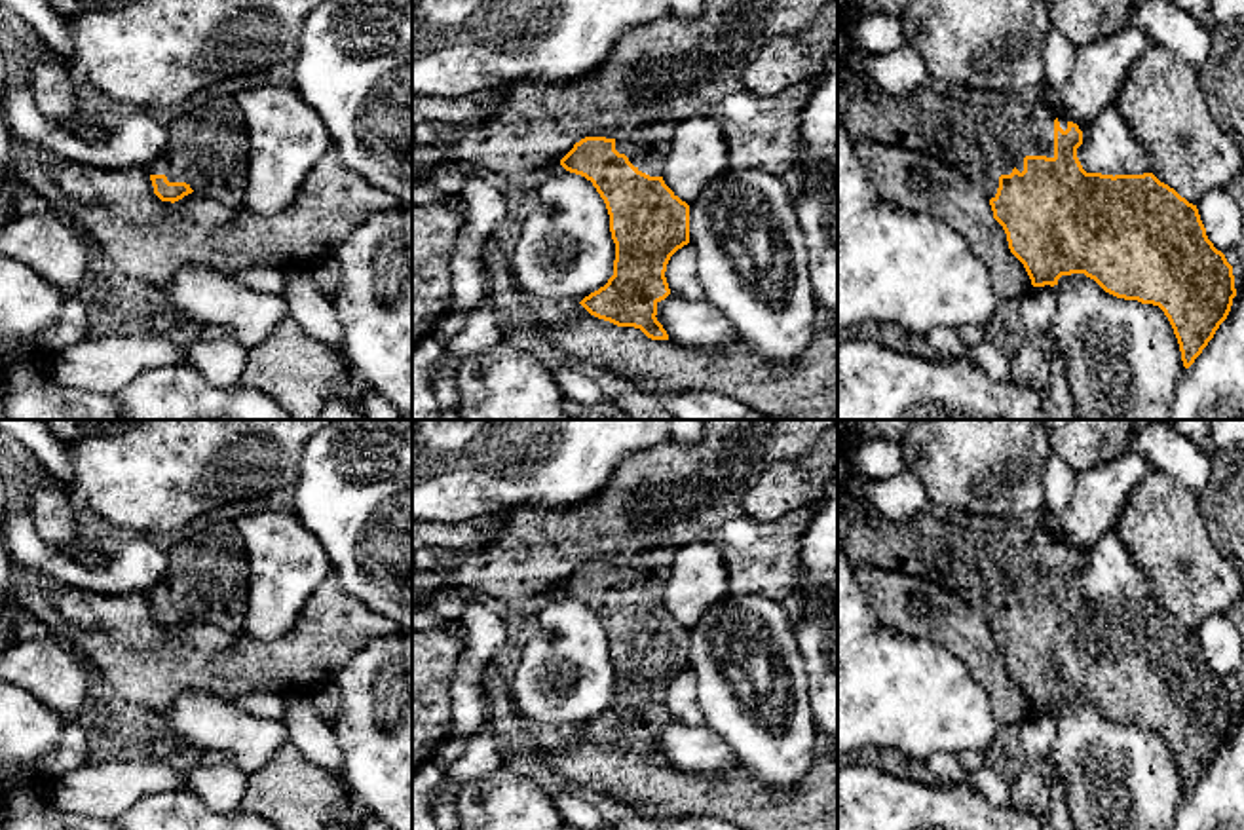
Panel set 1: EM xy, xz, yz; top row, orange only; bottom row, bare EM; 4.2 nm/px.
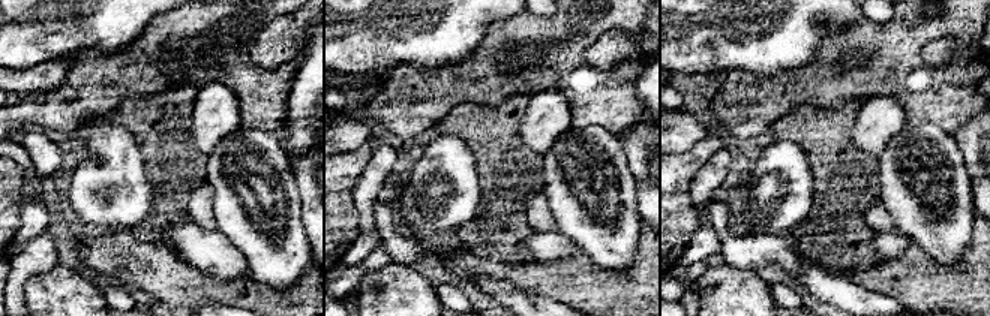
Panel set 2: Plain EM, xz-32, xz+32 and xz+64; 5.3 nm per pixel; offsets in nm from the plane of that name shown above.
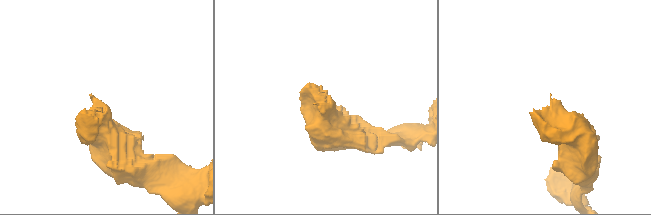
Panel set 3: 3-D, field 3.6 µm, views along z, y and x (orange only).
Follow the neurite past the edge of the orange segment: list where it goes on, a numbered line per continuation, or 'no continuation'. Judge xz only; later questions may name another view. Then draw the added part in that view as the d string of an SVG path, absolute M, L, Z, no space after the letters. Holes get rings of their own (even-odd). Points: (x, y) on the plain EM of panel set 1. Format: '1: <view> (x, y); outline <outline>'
1: xz (646, 572); outline M670 547L642 551L631 560L615 564L615 575L625 579L638 596L650 602L663 602L674 551Z

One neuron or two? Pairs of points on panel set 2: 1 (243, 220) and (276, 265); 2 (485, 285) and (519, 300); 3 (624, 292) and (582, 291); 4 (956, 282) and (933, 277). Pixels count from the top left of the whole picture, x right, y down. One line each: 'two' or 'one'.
1: one
2: one
3: one
4: one

